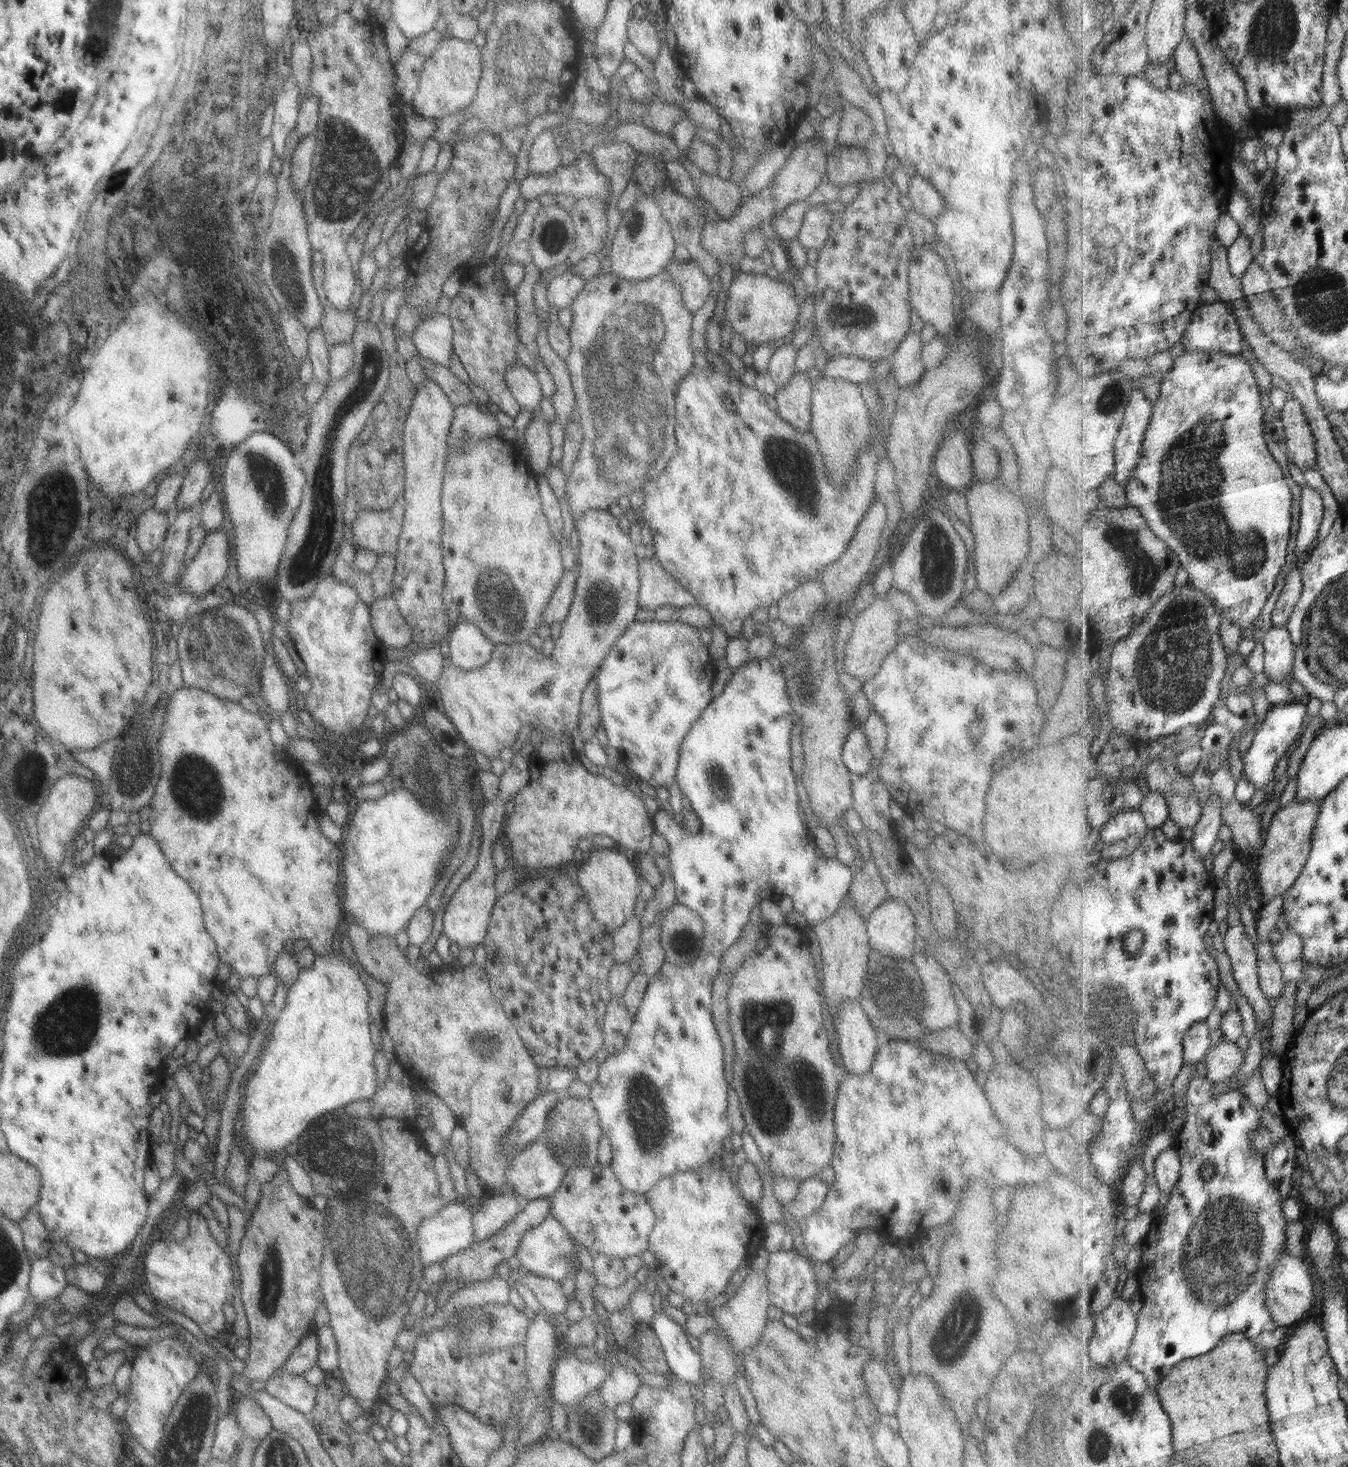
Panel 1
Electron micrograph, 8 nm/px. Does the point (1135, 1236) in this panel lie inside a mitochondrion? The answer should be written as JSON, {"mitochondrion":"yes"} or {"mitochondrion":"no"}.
{"mitochondrion":"no"}

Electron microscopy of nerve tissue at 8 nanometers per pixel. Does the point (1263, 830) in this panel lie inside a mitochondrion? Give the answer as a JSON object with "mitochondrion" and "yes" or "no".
{"mitochondrion":"no"}

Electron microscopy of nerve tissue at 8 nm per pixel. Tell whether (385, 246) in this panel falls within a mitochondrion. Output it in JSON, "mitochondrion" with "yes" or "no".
{"mitochondrion":"no"}

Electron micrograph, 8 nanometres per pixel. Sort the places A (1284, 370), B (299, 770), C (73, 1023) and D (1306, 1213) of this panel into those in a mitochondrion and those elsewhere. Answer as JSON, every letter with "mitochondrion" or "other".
{"A":"other","B":"other","C":"mitochondrion","D":"other"}

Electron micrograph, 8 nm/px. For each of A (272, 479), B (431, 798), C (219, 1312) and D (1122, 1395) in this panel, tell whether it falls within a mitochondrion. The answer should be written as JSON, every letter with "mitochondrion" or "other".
{"A":"mitochondrion","B":"mitochondrion","C":"other","D":"mitochondrion"}

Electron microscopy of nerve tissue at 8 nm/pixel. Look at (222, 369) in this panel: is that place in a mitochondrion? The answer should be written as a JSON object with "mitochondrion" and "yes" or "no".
{"mitochondrion":"no"}

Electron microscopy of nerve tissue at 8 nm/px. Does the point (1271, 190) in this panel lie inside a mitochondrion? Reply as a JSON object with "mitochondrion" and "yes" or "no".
{"mitochondrion":"no"}

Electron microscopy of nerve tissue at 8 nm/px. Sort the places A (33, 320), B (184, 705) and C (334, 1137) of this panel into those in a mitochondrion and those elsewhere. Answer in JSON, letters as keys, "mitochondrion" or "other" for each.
{"A":"other","B":"other","C":"mitochondrion"}

